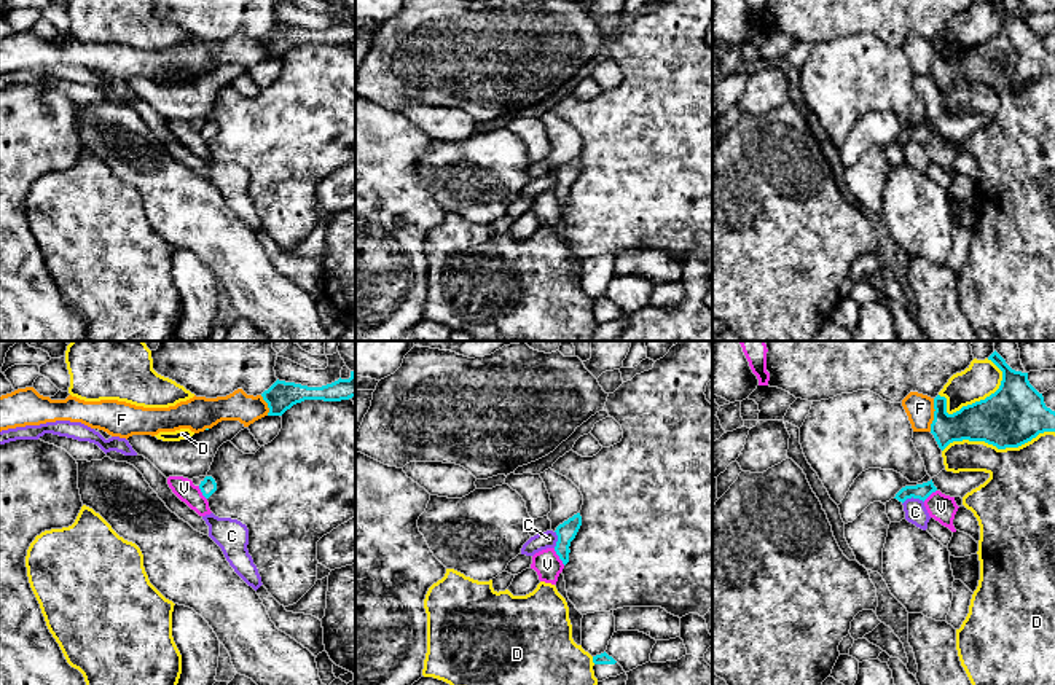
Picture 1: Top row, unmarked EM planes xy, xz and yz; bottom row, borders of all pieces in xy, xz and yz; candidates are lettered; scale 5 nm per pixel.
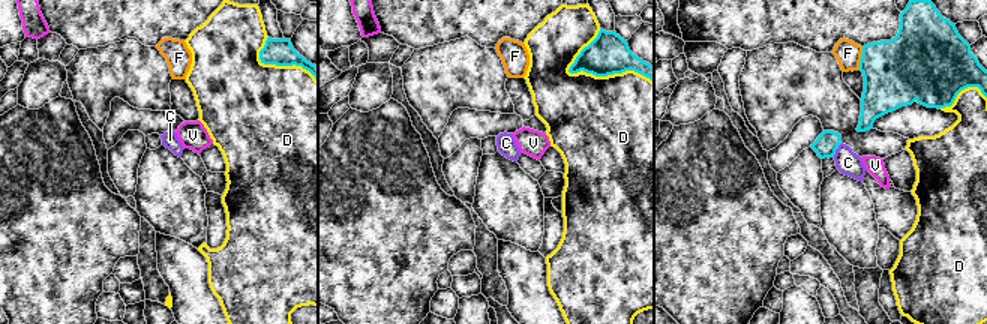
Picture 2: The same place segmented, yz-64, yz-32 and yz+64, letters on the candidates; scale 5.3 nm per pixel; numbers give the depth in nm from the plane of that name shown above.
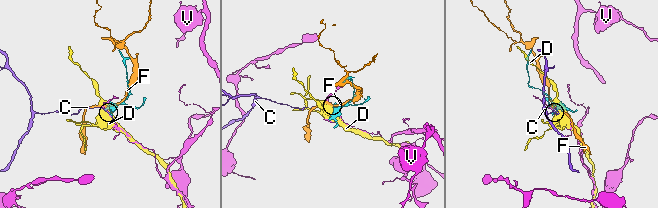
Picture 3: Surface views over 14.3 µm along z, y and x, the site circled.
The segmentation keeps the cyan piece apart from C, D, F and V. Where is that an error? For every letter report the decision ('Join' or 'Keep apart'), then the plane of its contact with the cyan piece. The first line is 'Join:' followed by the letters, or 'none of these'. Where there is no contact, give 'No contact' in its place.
Join: none of these
C: Keep apart. Touches cyan in yz
D: Keep apart. Touches cyan in yz
F: Keep apart. Touches cyan in yz
V: Keep apart. Touches cyan in xz

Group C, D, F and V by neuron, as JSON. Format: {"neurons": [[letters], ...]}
{"neurons": [["C"], ["D"], ["F"], ["V"]]}

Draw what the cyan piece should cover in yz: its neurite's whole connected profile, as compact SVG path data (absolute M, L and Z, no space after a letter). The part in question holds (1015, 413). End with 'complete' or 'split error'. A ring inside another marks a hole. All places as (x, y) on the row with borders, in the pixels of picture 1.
M994 350L991 360L1001 371L999 389L985 400L947 413L947 398L934 398L931 433L943 451L953 441L985 441L998 449L1018 448L1039 433L1055 432L1055 411L1045 406L1028 381L1028 373L1012 370Z; complete

